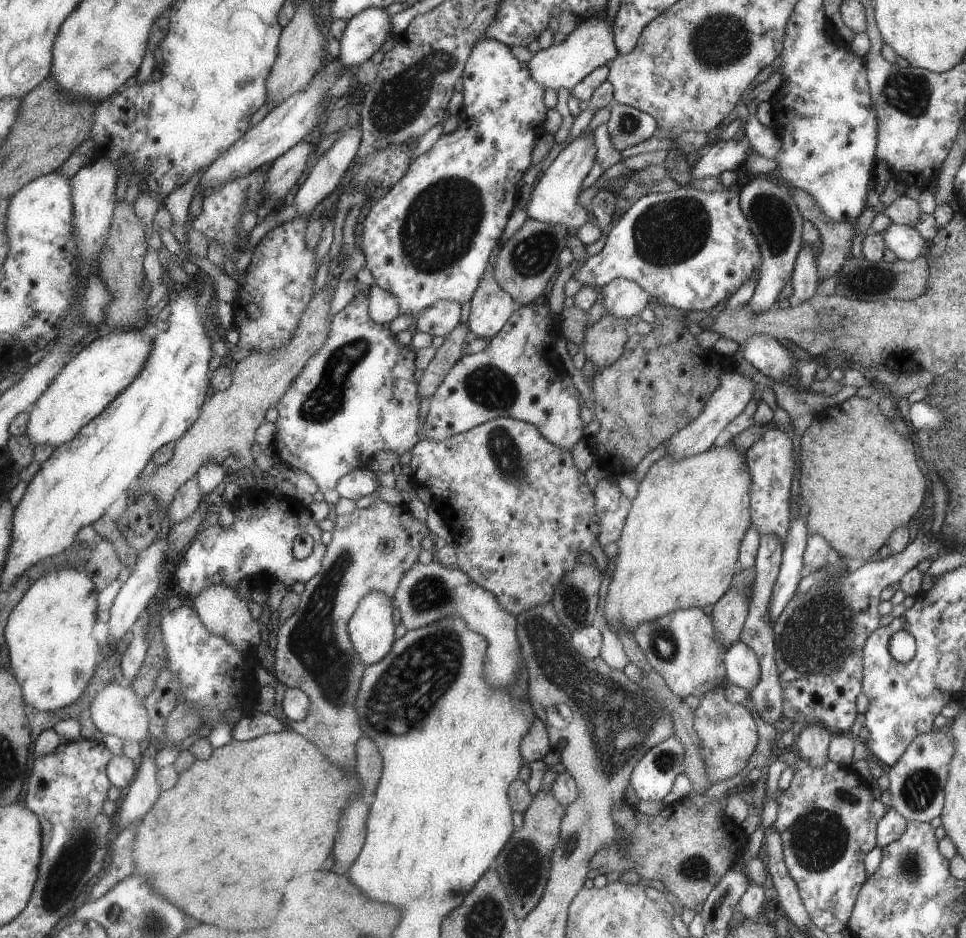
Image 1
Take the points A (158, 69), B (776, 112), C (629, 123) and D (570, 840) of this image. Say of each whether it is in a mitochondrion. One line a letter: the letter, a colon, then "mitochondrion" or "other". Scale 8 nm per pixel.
A: other
B: other
C: mitochondrion
D: mitochondrion

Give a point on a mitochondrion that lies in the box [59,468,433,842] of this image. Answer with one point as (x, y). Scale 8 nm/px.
(312, 640)

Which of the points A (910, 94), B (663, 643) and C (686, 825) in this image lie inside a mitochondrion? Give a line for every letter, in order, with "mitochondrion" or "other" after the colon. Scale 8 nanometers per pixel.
A: mitochondrion
B: mitochondrion
C: other

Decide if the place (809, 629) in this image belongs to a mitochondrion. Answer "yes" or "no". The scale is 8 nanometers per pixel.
yes

